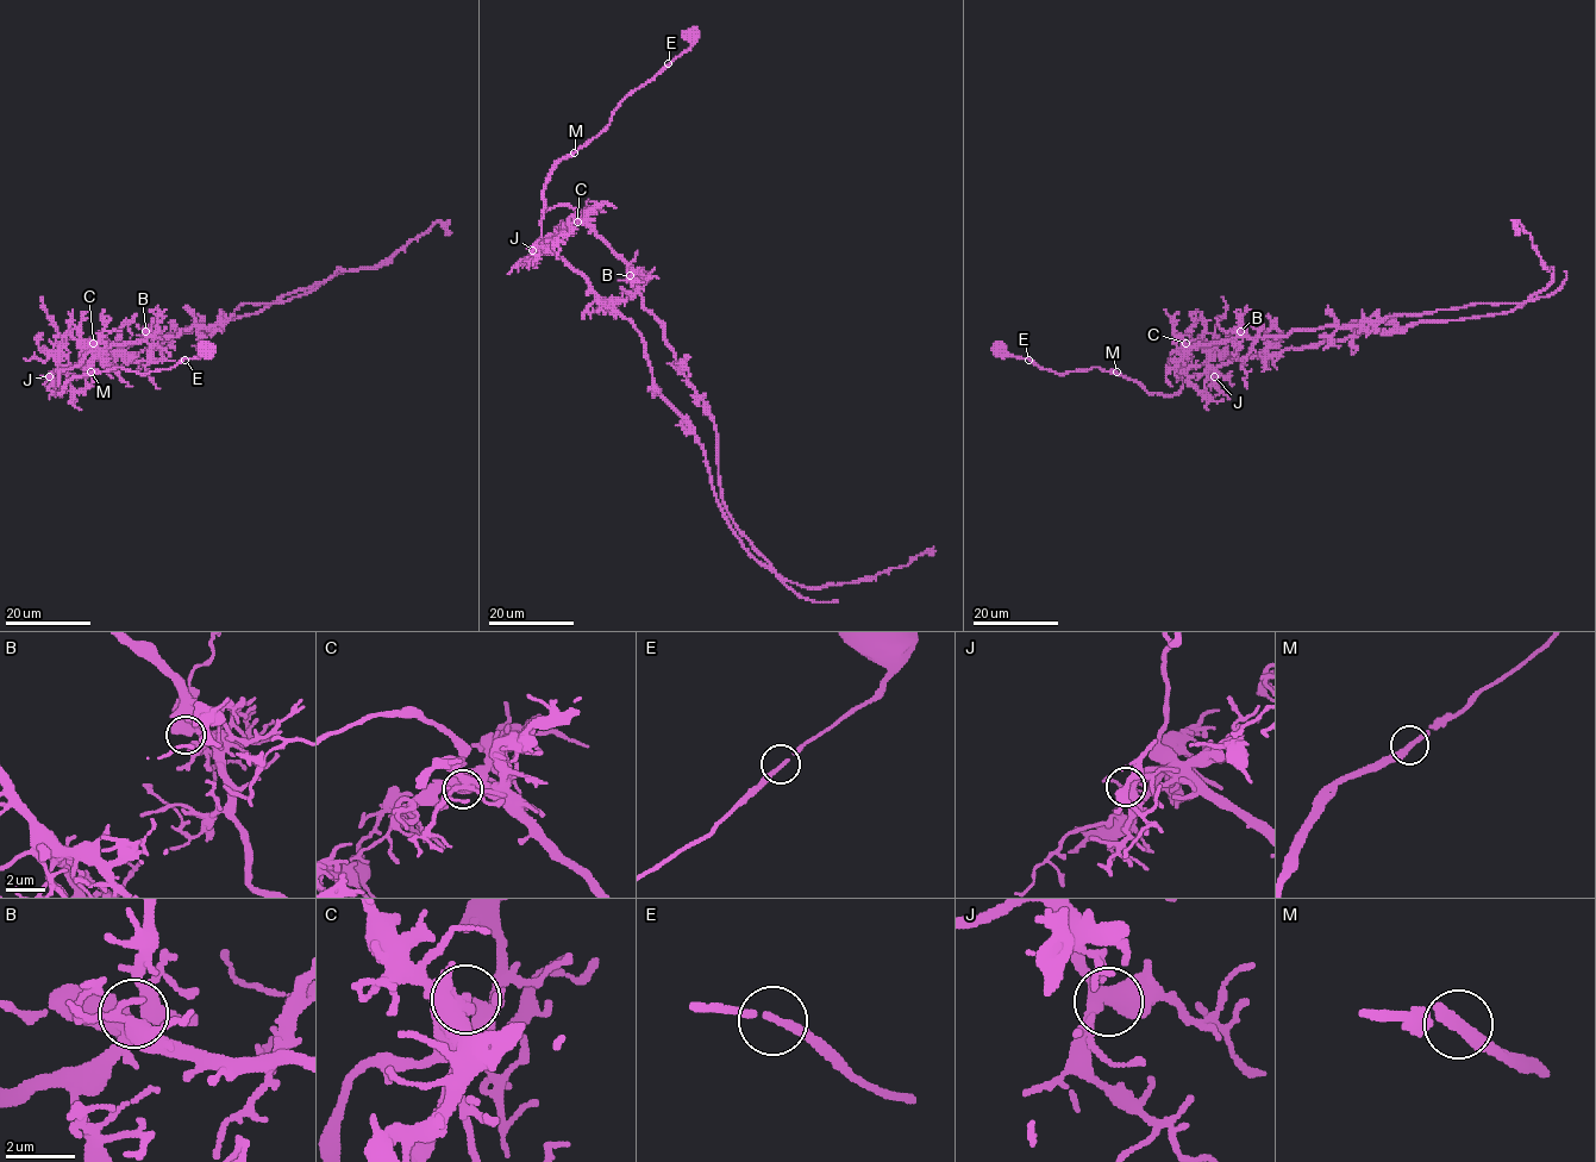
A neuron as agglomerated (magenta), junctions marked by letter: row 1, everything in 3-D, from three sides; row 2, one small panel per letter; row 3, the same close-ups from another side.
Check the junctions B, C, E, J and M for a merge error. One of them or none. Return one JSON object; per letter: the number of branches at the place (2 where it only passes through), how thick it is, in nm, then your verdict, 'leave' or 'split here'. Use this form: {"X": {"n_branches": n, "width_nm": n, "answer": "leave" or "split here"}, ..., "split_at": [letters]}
{"B": {"n_branches": 2, "width_nm": 550, "answer": "leave"}, "C": {"n_branches": 2, "width_nm": 550, "answer": "leave"}, "E": {"n_branches": 2, "width_nm": 180, "answer": "leave"}, "J": {"n_branches": 3, "width_nm": 440, "answer": "leave"}, "M": {"n_branches": 2, "width_nm": 320, "answer": "split here"}, "split_at": ["M"]}

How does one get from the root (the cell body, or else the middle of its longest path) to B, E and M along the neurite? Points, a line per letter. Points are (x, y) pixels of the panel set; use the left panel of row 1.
B: (205, 349), (145, 374), (91, 370), (60, 394), (62, 370), (89, 351), (139, 343), (145, 331)
E: (205, 349), (210, 353), (204, 357), (185, 358)
M: (205, 349), (210, 353), (204, 357), (182, 358), (169, 368), (145, 374), (121, 368), (91, 372)

